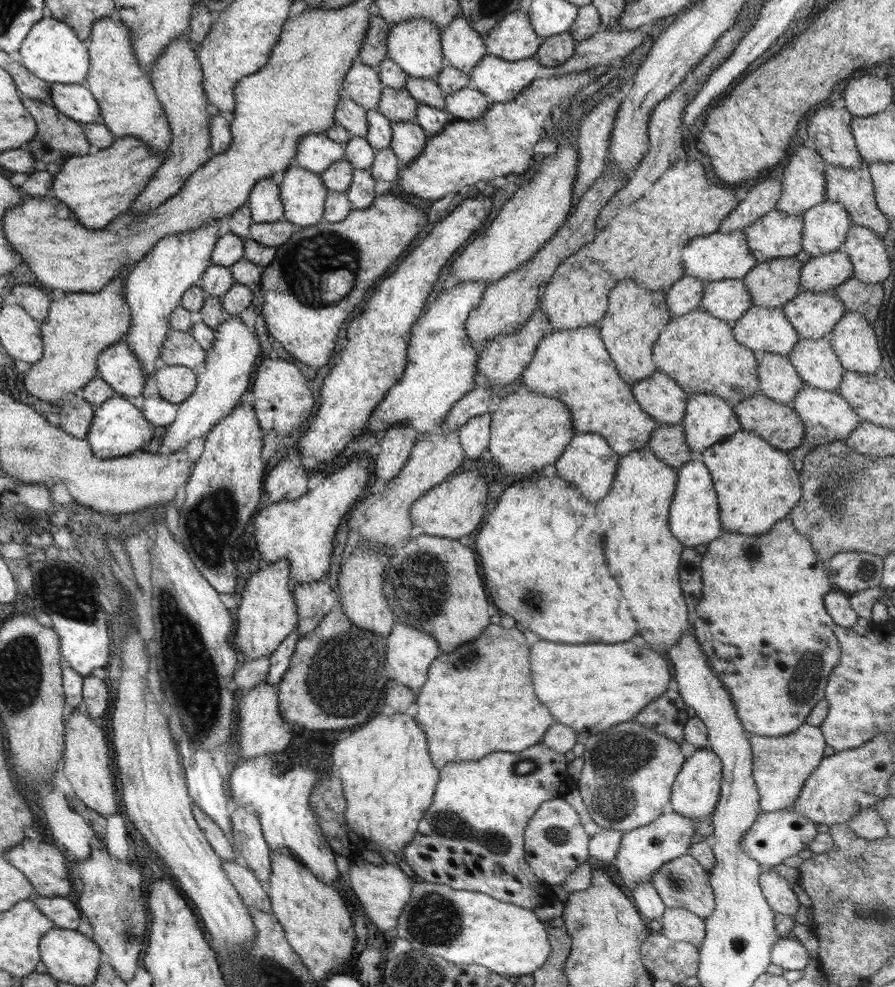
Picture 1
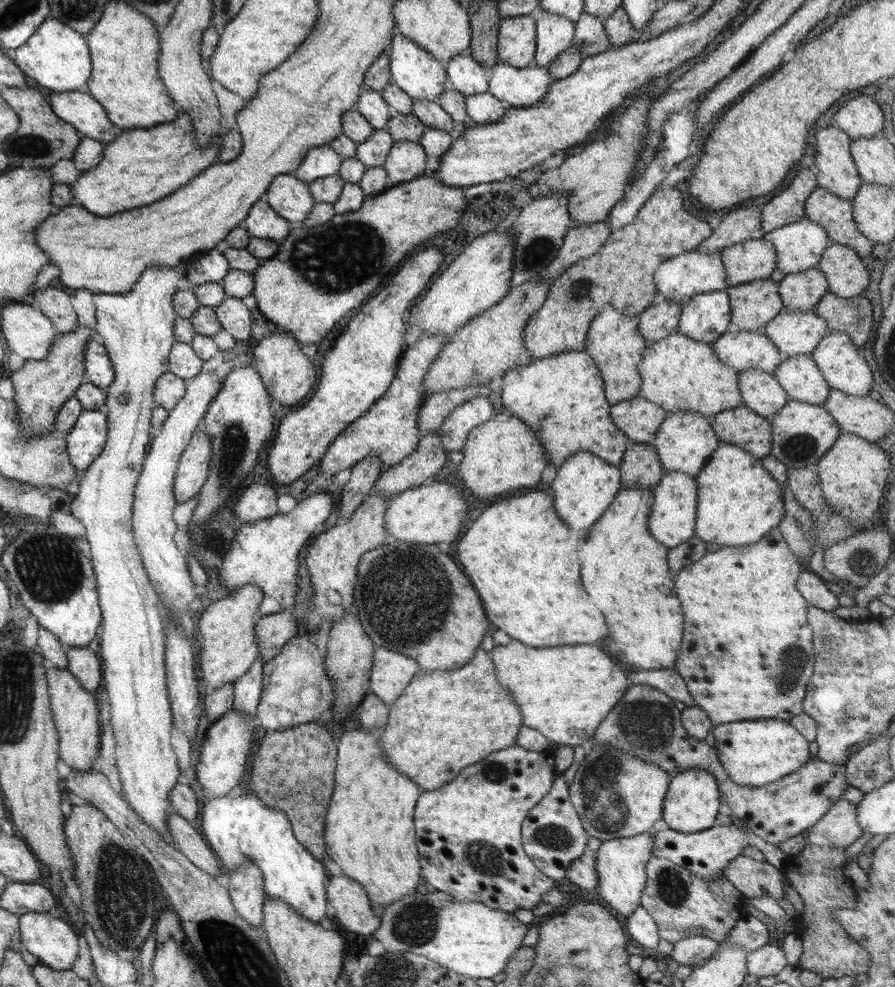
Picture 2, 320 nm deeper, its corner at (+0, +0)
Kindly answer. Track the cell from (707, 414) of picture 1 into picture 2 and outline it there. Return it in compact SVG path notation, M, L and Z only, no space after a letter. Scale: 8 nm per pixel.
M679 411L668 414L662 422L662 426L658 428L656 438L651 443L667 472L676 471L690 477L697 477L710 455L721 444L714 434L714 429L712 429L712 421L712 416L704 416L699 413Z

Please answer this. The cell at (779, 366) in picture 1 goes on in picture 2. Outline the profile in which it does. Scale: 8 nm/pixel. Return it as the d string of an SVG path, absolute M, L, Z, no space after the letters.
M746 370L739 373L738 386L743 404L762 418L771 418L778 414L791 400L773 373L763 370Z

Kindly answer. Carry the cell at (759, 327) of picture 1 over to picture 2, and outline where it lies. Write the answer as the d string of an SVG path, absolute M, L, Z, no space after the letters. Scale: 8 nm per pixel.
M762 330L726 331L712 345L718 360L738 373L746 370L772 373L782 362L778 348Z

